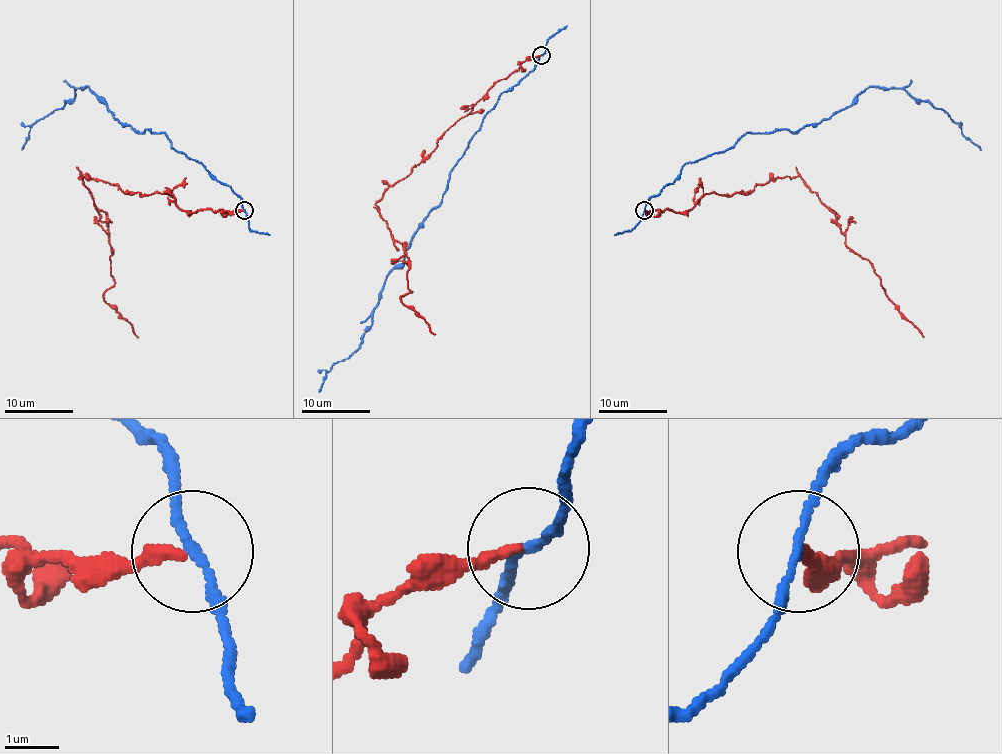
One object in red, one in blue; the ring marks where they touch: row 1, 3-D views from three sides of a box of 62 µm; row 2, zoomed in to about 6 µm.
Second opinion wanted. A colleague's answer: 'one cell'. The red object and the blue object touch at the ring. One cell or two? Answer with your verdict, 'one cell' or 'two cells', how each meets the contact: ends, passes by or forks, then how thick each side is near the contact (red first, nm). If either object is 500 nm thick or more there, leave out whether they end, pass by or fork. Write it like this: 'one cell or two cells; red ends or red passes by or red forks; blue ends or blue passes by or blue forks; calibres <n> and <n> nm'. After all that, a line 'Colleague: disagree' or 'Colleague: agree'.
two cells; red ends; blue passes by; calibres 200 and 150 nm
Colleague: disagree

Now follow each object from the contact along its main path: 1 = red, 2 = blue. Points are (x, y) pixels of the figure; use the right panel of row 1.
1: (645, 210), (687, 211), (704, 194), (749, 193), (798, 176), (835, 215), (846, 244), (871, 264), (922, 338)
2: (645, 210), (685, 164), (747, 133), (796, 133), (870, 87), (931, 102), (980, 150)

